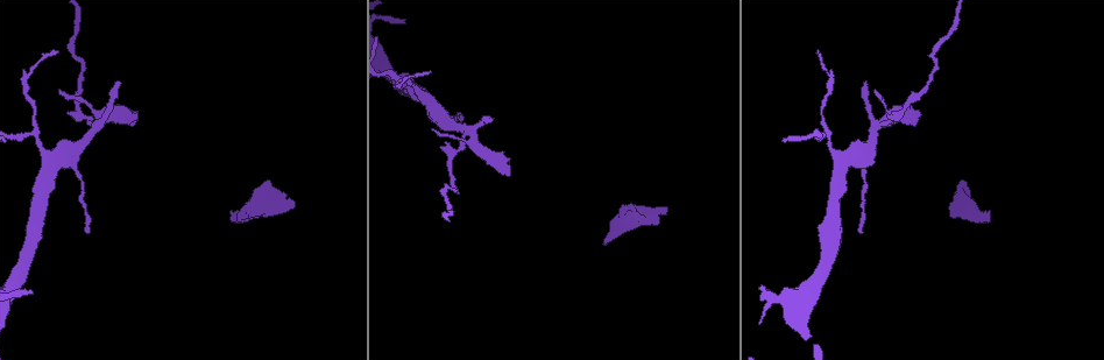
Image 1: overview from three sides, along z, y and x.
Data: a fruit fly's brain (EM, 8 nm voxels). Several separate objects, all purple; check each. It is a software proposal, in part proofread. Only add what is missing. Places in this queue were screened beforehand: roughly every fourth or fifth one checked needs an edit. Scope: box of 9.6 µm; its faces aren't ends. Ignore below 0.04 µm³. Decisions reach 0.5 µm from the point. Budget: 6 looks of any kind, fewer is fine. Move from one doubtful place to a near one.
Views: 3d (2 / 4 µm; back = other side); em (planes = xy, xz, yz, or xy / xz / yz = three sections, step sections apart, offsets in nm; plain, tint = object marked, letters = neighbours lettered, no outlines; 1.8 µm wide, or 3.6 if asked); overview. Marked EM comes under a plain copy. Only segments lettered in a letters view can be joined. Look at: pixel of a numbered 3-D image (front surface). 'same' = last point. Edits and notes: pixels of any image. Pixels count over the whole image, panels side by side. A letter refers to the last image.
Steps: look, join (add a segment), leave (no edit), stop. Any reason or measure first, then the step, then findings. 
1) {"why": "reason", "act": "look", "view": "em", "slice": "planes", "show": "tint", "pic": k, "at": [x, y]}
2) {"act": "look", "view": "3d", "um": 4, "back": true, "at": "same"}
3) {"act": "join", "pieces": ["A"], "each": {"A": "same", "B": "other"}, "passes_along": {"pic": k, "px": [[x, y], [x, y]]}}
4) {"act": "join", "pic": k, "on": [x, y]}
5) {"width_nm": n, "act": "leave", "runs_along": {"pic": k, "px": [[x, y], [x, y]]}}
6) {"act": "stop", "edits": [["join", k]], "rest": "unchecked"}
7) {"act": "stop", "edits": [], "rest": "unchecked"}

{"why": "an open end", "act": "look", "view": "em", "slice": "planes", "show": "tint", "pic": 1, "at": [404, 22]}

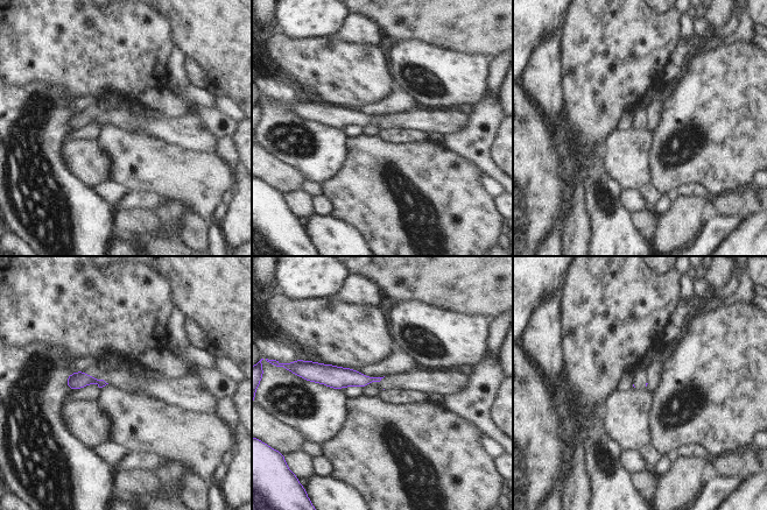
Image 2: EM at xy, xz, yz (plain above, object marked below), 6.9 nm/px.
{"why": "what lies round it", "act": "look", "view": "em", "slice": "planes", "show": "letters", "at": "same"}

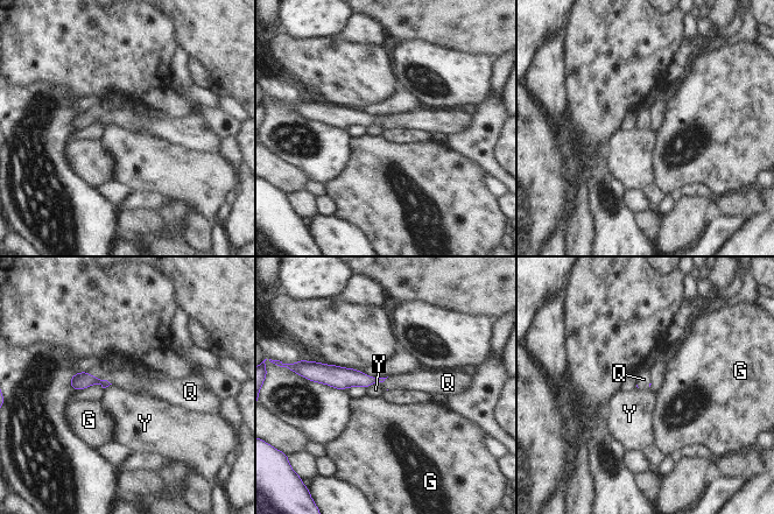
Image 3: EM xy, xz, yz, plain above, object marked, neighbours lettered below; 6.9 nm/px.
{"act": "join", "pieces": ["Q"], "each": {"G": "other", "Q": "same", "Y": "other"}, "found": "the neuron continues"}

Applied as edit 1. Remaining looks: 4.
{"why": "redraw", "act": "look", "view": "overview"}

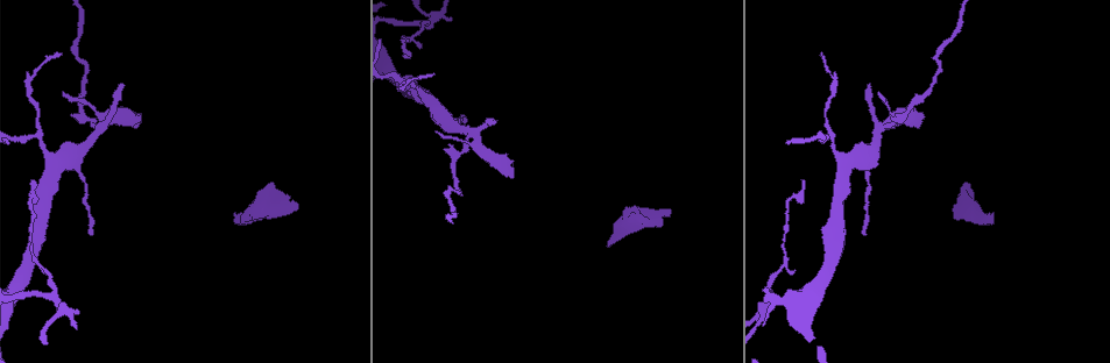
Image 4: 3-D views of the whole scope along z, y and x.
{"act": "look", "view": "3d", "um": 2, "pic": 4, "at": [670, 208]}

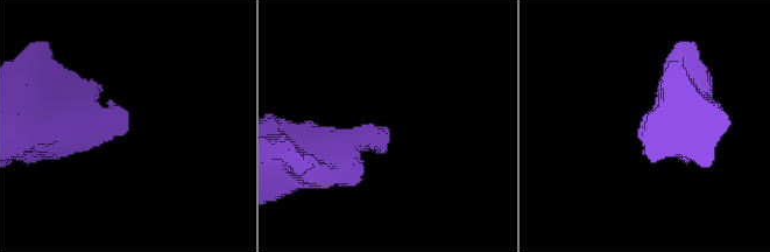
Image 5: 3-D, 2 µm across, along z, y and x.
{"act": "look", "view": "em", "slice": "xy", "step": 4, "show": "tint", "pic": 5, "at": [384, 126]}

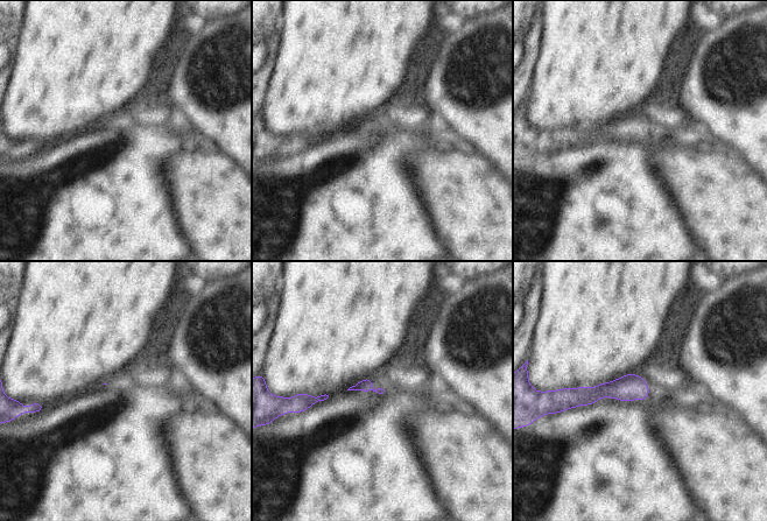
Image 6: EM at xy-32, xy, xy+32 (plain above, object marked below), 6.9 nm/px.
{"why": "another direction", "act": "look", "view": "em", "slice": "planes", "show": "letters", "at": "same"}

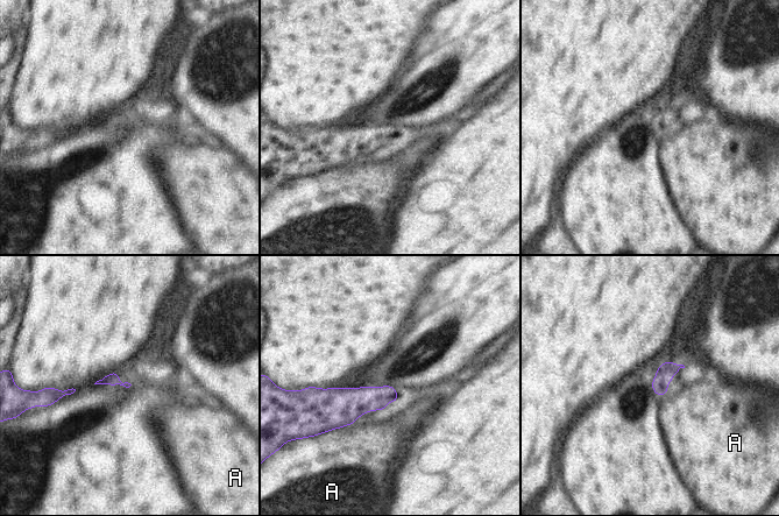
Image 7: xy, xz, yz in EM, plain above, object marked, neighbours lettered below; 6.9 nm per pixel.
{"act": "leave", "each": {"A": "other"}, "border": {"pic": 7, "px": [[354, 422], [324, 432]]}, "found": "none of them fits"}

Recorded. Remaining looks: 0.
{"act": "stop", "edits": [["join", 3]], "rest": "unchecked"}

